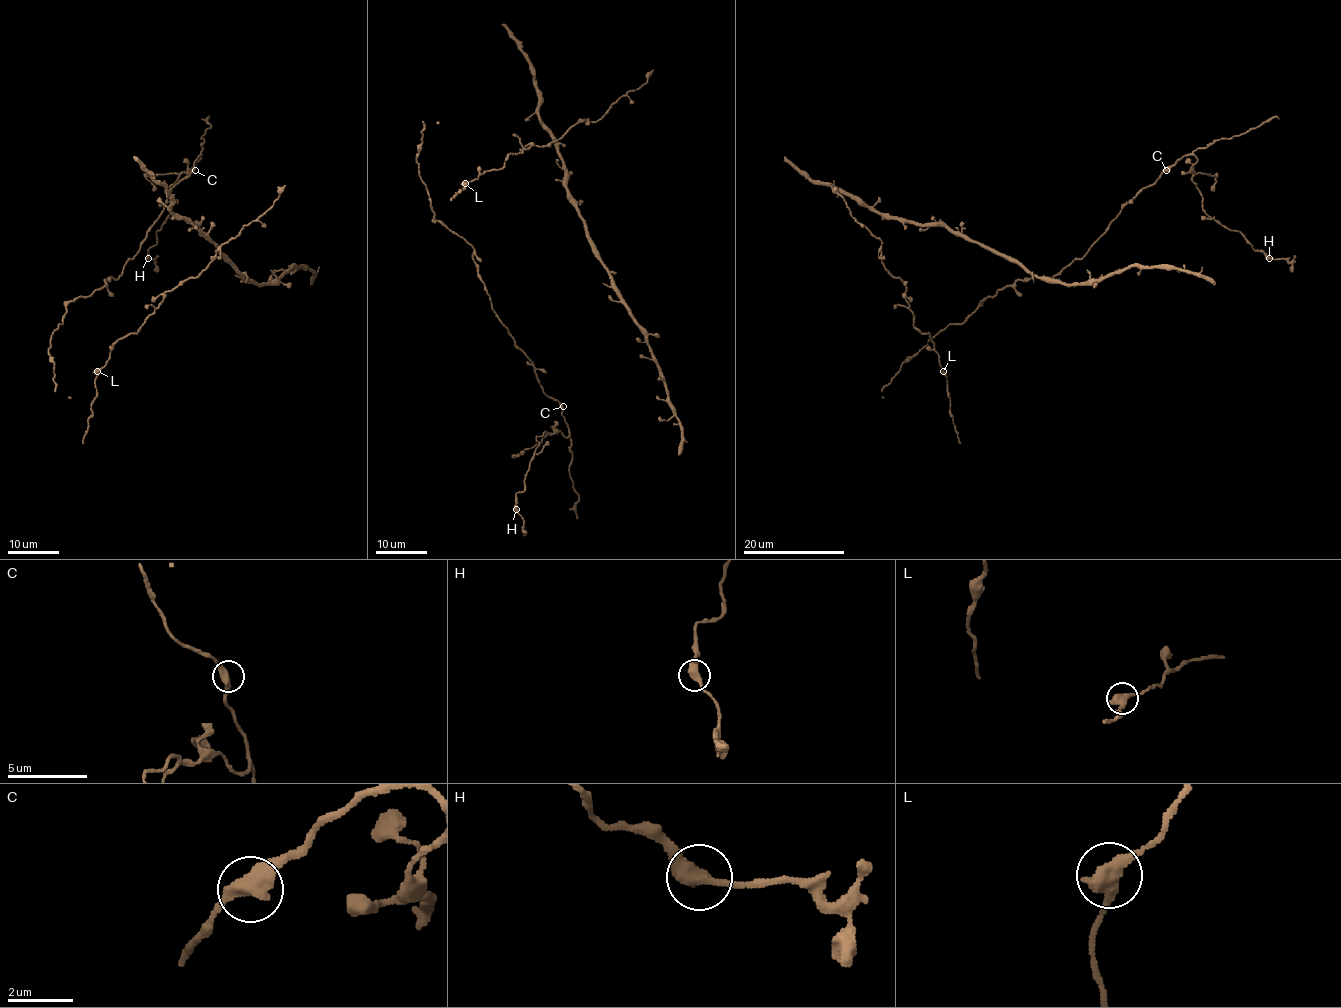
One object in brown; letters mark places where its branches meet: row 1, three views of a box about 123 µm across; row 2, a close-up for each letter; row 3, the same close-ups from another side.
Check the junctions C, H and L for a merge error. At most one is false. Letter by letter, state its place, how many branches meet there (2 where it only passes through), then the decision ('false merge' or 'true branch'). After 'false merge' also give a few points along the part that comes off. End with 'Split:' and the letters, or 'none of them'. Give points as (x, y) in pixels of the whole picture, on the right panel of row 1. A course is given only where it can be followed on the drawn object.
C: place (1166, 170); branches 2; true branch
H: place (1269, 258); branches 2; true branch
L: place (943, 371); branches 2; true branch
Split: none of them

